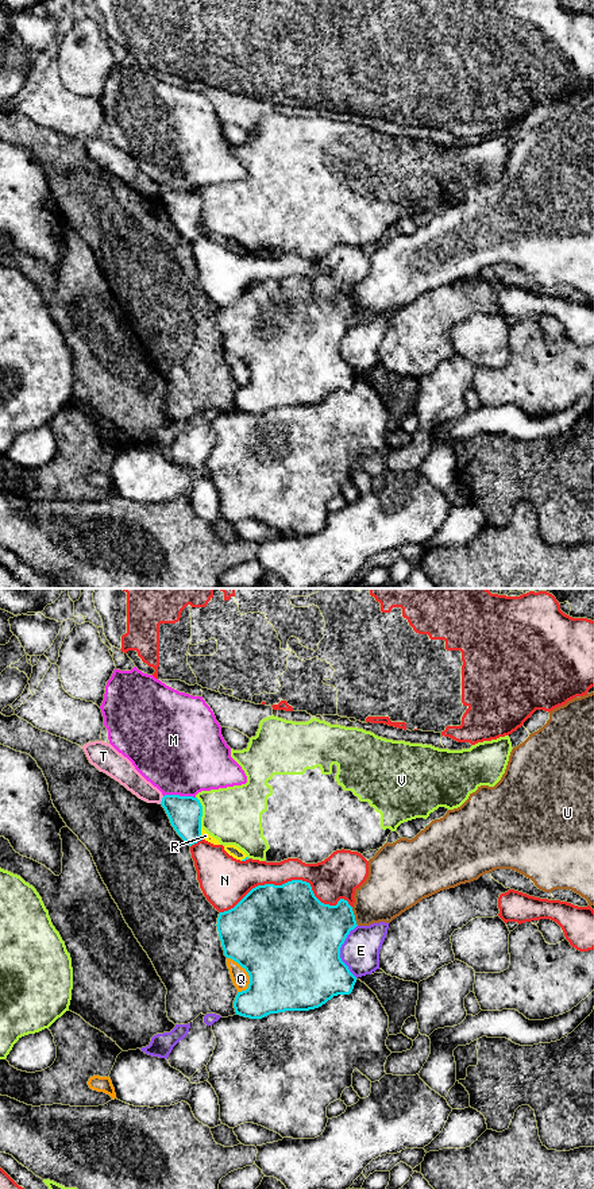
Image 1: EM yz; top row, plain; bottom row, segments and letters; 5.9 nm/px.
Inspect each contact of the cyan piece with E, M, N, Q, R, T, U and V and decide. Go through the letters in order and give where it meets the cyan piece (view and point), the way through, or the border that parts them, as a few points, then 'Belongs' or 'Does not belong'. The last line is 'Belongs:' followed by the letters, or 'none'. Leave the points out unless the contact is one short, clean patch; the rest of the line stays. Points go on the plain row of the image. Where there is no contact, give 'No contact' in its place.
E: Touches cyan at yz (339, 347). Does not belong
M: Touches cyan at yz (178, 190). Boundary: yz (164, 190), (192, 190), (195, 193). Does not belong
N: Touches cyan at yz (288, 277). Does not belong
Q: Touches cyan at yz (246, 366). Does not belong
R: Touches cyan at yz (200, 228). Does not belong
T: Touches cyan at yz (162, 196). Does not belong
U: Touches cyan at yz (354, 312). Does not belong
V: Touches cyan at yz (201, 207). Does not belong
Belongs: none

